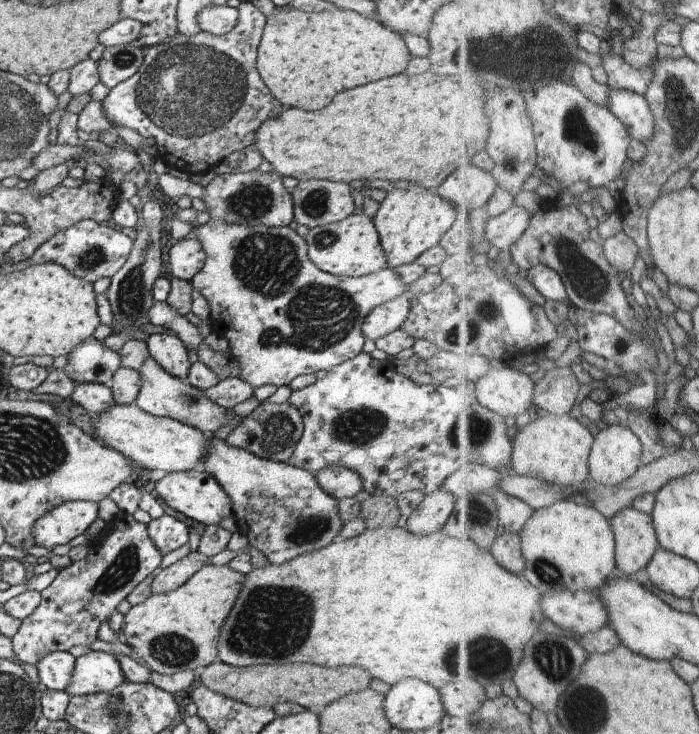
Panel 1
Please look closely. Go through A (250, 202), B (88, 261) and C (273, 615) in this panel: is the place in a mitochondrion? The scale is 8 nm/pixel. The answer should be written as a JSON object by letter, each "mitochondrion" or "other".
{"A":"mitochondrion","B":"mitochondrion","C":"mitochondrion"}

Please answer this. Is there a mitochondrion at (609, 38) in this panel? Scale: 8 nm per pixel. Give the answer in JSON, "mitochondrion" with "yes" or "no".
{"mitochondrion":"no"}

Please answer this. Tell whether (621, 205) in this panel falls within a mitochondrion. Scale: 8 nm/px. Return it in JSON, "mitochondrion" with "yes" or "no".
{"mitochondrion":"no"}

